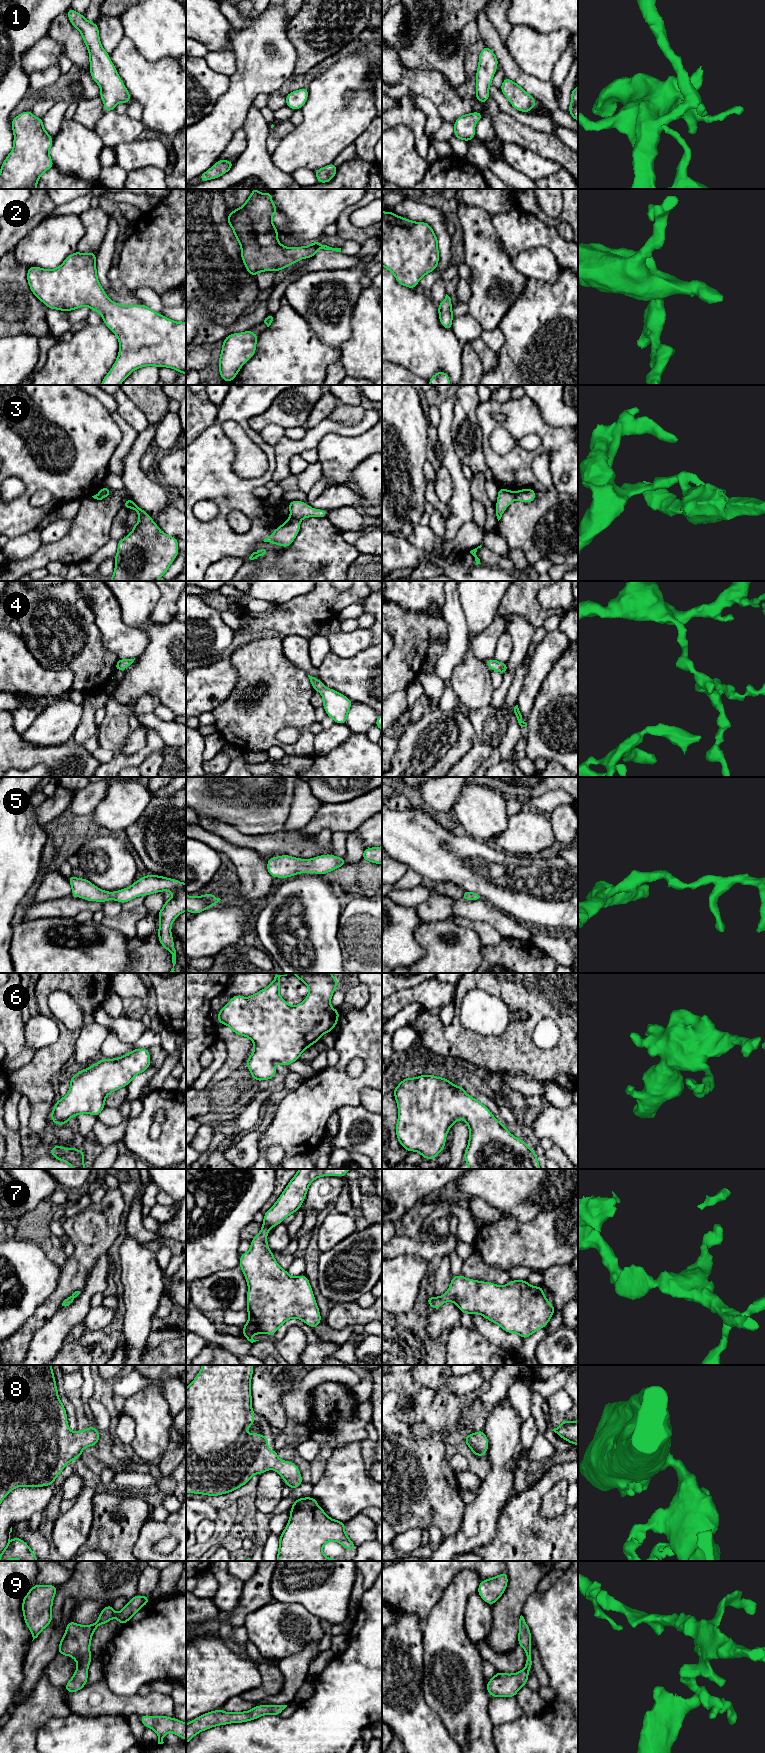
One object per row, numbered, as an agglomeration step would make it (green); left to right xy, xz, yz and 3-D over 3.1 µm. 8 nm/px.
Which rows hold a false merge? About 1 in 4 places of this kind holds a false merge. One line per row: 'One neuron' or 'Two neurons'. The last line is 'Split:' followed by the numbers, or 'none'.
1: One neuron
2: One neuron
3: Two neurons
4: One neuron
5: One neuron
6: One neuron
7: One neuron
8: One neuron
9: One neuron
Split: 3

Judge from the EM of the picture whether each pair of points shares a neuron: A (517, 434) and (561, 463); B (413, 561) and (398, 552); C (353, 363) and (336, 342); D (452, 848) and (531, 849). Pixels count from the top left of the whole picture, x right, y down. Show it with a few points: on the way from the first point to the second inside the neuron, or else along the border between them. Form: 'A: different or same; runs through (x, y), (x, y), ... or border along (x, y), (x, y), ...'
A: same; runs through (531, 430), (539, 430), (558, 449)
B: same; runs through (409, 557), (402, 554)
C: different; border along (350, 326), (350, 336), (342, 344), (340, 350)
D: different; border along (494, 846), (509, 853), (524, 855)

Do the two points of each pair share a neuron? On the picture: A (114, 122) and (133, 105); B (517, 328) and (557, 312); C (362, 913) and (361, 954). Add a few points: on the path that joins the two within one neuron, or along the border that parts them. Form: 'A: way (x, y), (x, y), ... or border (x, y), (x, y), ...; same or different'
A: border (126, 112), (141, 121); different
B: way (527, 328), (538, 328), (547, 319); same
C: way (362, 923), (362, 944); same

